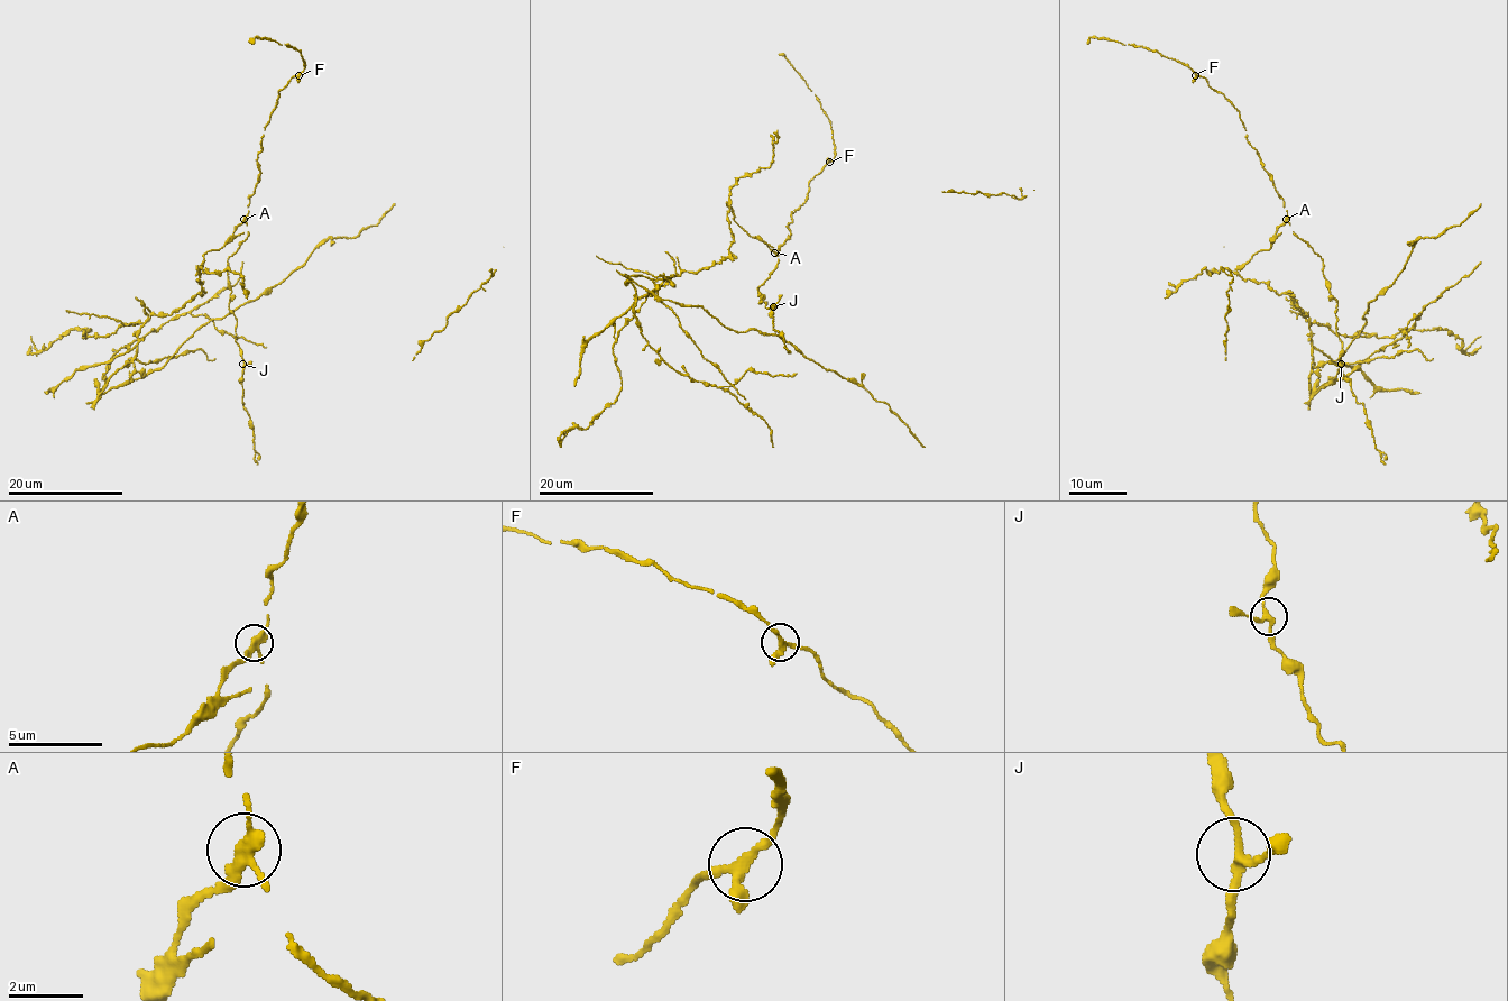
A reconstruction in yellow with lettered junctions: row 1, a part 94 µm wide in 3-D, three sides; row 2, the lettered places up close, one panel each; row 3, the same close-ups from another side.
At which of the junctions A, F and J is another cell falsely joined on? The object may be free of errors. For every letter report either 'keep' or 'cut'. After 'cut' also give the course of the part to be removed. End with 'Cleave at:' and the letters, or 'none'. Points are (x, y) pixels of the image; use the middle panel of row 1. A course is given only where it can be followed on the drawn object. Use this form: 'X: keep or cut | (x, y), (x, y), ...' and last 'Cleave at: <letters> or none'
A: cut | (774, 251), (728, 204), (733, 241), (722, 262), (631, 278), (734, 331), (780, 336), (885, 403), (925, 447)
F: keep
J: keep
Cleave at: A

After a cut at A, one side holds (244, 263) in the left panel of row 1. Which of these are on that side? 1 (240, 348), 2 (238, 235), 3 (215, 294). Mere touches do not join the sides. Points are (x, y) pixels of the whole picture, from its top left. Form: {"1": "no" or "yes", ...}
{"1": "no", "2": "yes", "3": "yes"}

